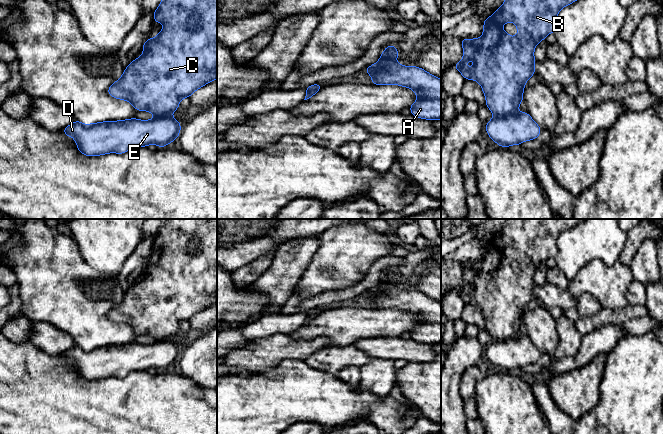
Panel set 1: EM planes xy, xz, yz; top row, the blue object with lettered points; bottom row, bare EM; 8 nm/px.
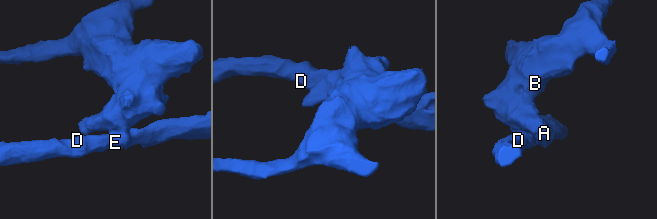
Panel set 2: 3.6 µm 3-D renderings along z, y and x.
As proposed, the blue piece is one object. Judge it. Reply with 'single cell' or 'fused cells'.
fused cells

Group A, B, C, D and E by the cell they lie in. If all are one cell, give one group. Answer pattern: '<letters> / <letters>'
A D E / B C

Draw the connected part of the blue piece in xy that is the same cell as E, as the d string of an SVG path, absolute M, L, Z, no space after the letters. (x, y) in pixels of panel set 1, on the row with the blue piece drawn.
M165 115L152 120L131 118L88 125L74 121L62 131L74 138L80 153L99 156L108 153L124 154L130 148L150 144L165 147L178 138L181 126L174 117Z

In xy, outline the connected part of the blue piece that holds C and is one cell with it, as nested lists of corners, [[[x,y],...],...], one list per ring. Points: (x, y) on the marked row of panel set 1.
[[[162,0],[158,8],[153,12],[154,22],[162,23],[164,28],[152,39],[147,39],[143,44],[142,55],[129,63],[124,69],[120,79],[114,82],[107,90],[108,94],[115,99],[126,100],[137,111],[151,112],[155,117],[171,115],[179,108],[182,99],[190,97],[197,89],[217,79],[217,0]]]

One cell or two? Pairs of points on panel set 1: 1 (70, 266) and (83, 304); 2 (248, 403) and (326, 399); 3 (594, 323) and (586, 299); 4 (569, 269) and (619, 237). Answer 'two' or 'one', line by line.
1: one
2: one
3: two
4: one

